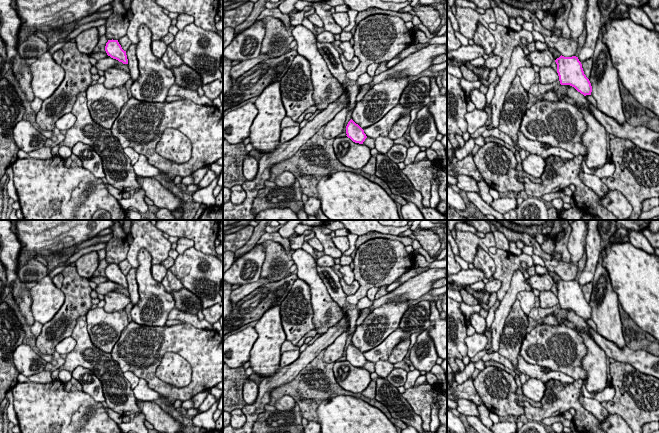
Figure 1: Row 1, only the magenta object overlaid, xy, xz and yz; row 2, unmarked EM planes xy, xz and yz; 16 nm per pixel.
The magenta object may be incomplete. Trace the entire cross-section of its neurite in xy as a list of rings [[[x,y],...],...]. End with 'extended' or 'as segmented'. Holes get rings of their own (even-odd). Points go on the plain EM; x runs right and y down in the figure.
[[[108,264],[105,270],[105,275],[111,282],[116,283],[123,288],[128,288],[126,275],[122,273],[118,264]]]; as segmented

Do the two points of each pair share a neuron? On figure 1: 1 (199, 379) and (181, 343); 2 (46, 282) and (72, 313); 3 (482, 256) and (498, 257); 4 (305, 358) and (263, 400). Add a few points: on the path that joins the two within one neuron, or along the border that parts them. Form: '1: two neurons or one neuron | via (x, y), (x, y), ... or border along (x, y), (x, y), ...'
1: one neuron | via (199, 370), (199, 361), (190, 352)
2: two neurons | border along (61, 289), (64, 295), (64, 302), (49, 321)
3: two neurons | border along (478, 247), (493, 260), (493, 275)
4: one neuron | via (293, 369), (275, 380), (267, 388)

